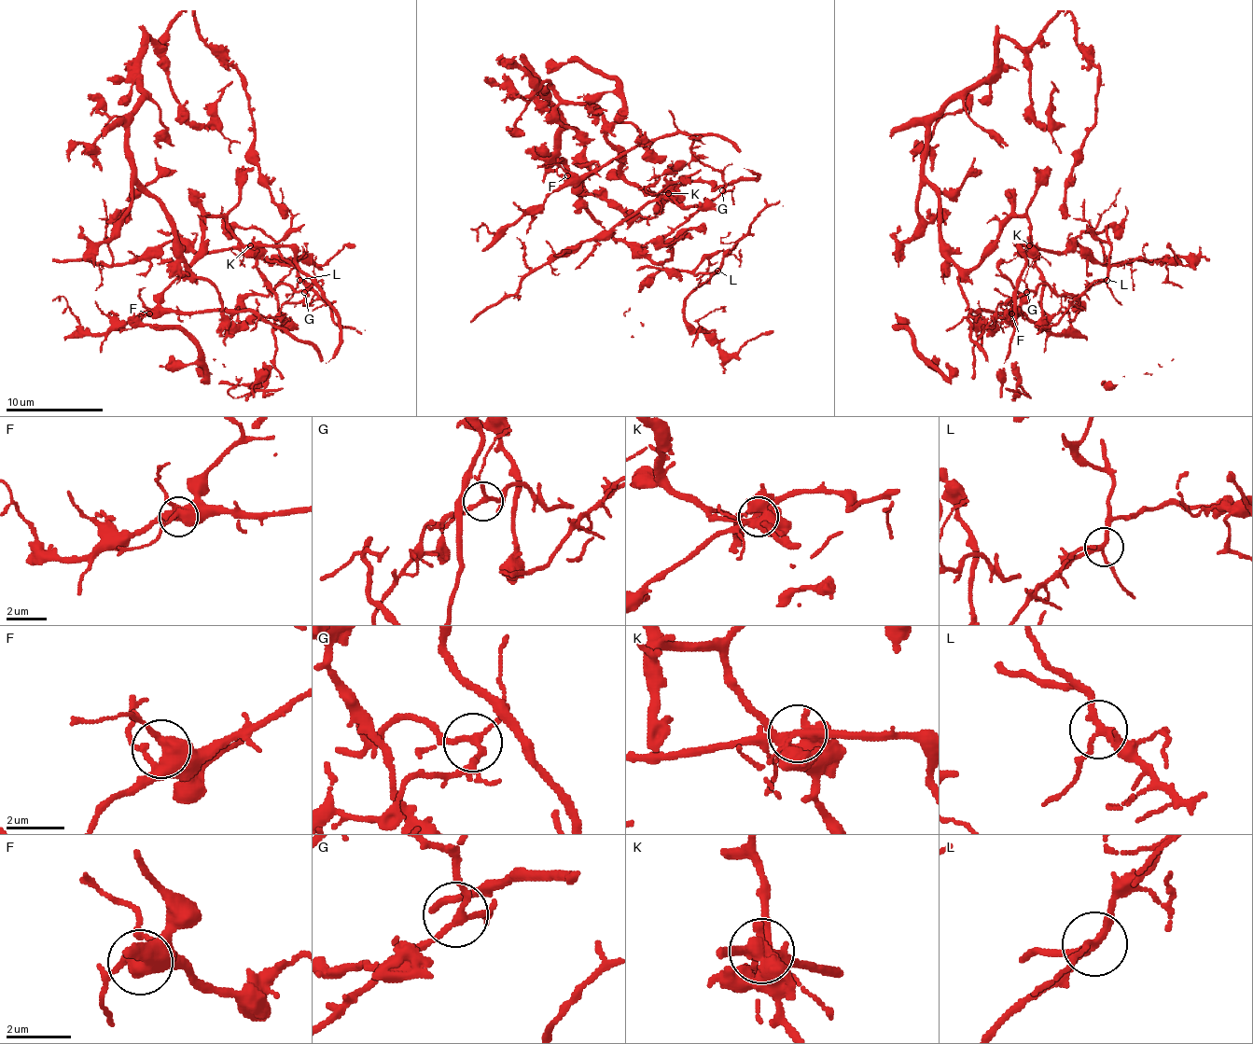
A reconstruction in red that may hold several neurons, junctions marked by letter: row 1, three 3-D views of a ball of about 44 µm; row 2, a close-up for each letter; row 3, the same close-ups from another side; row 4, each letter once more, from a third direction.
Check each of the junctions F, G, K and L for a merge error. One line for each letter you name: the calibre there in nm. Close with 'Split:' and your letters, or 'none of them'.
K: 400 nm
Split: K

